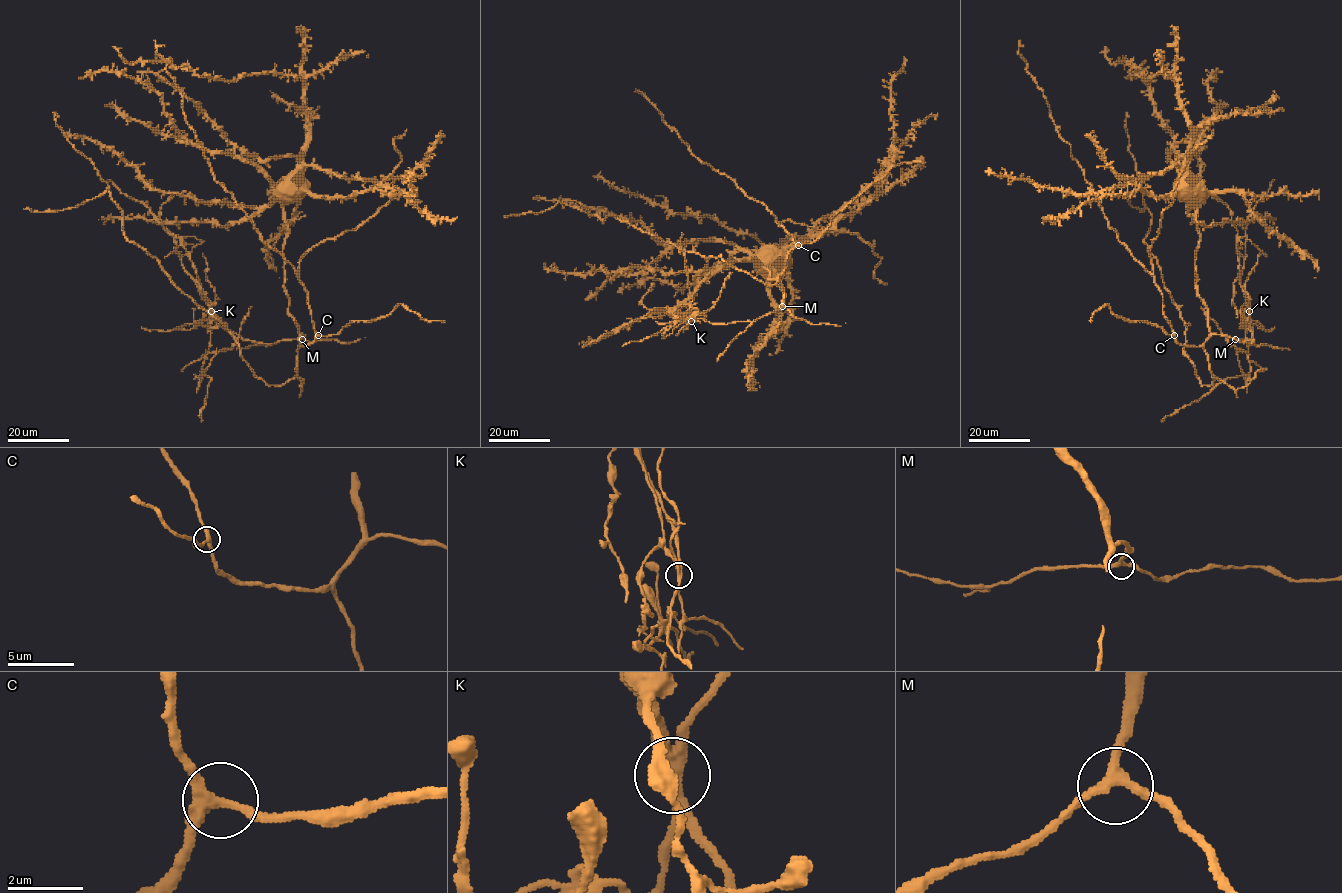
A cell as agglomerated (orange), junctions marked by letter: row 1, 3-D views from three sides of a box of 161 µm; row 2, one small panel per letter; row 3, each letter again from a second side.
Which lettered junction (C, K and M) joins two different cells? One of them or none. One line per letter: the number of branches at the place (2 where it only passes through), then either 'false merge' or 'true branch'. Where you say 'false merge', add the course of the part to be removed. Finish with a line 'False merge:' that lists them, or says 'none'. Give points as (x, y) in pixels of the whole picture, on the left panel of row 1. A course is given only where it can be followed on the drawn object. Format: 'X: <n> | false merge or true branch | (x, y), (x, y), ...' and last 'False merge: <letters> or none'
C: 3 | true branch
K: 3 | false merge | (211, 311), (208, 305), (212, 321), (206, 326), (211, 327), (210, 345), (202, 375), (211, 379), (202, 421)
M: 3 | true branch
False merge: K

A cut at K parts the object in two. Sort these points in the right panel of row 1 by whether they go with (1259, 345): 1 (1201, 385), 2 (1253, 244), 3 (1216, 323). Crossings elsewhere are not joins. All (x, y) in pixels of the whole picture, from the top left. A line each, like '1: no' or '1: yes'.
1: yes
2: no
3: no

